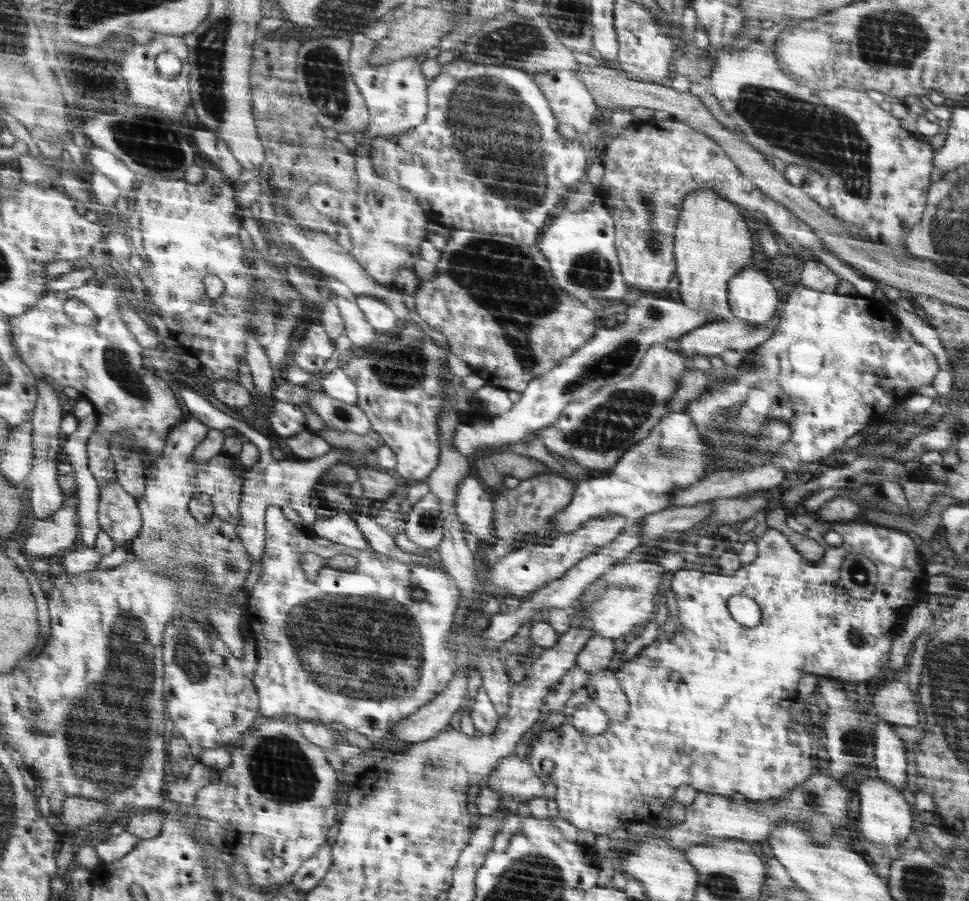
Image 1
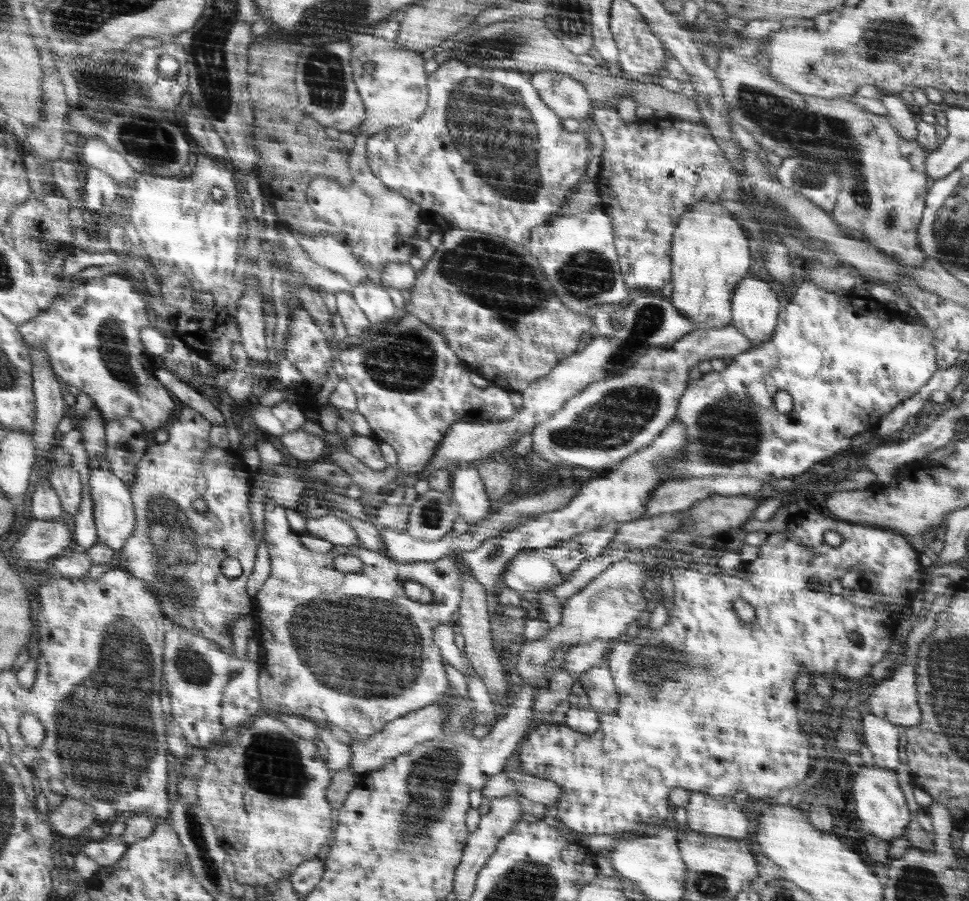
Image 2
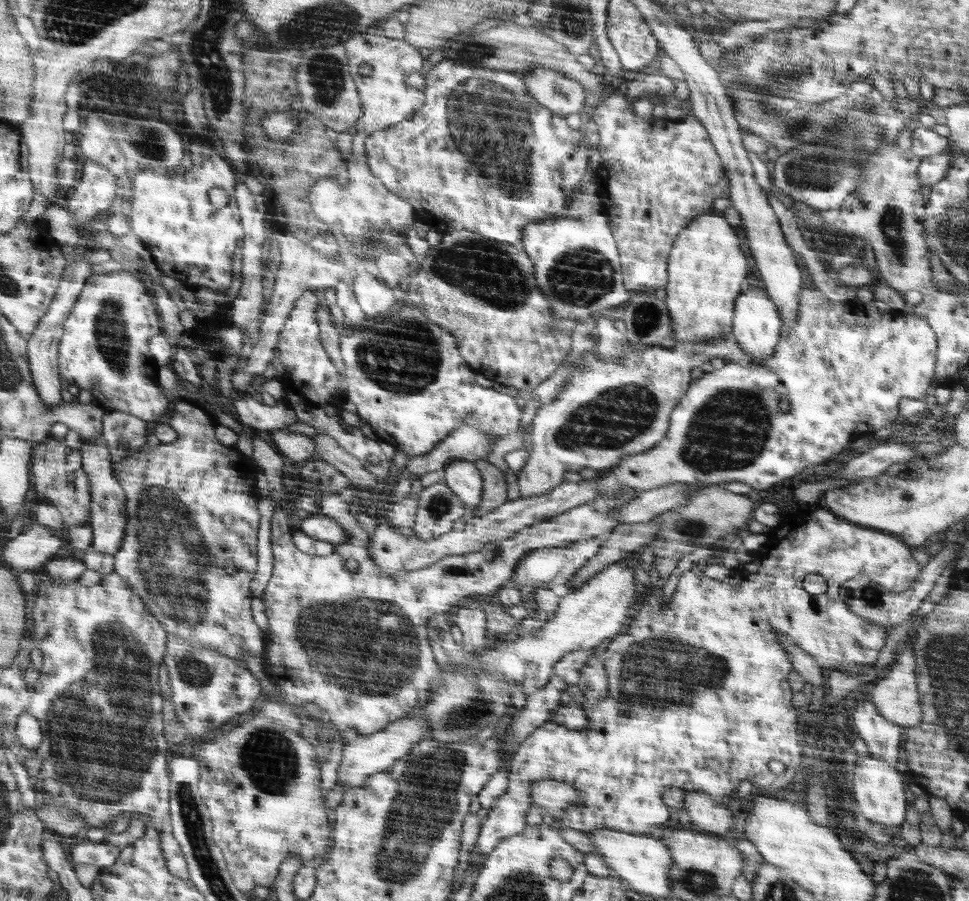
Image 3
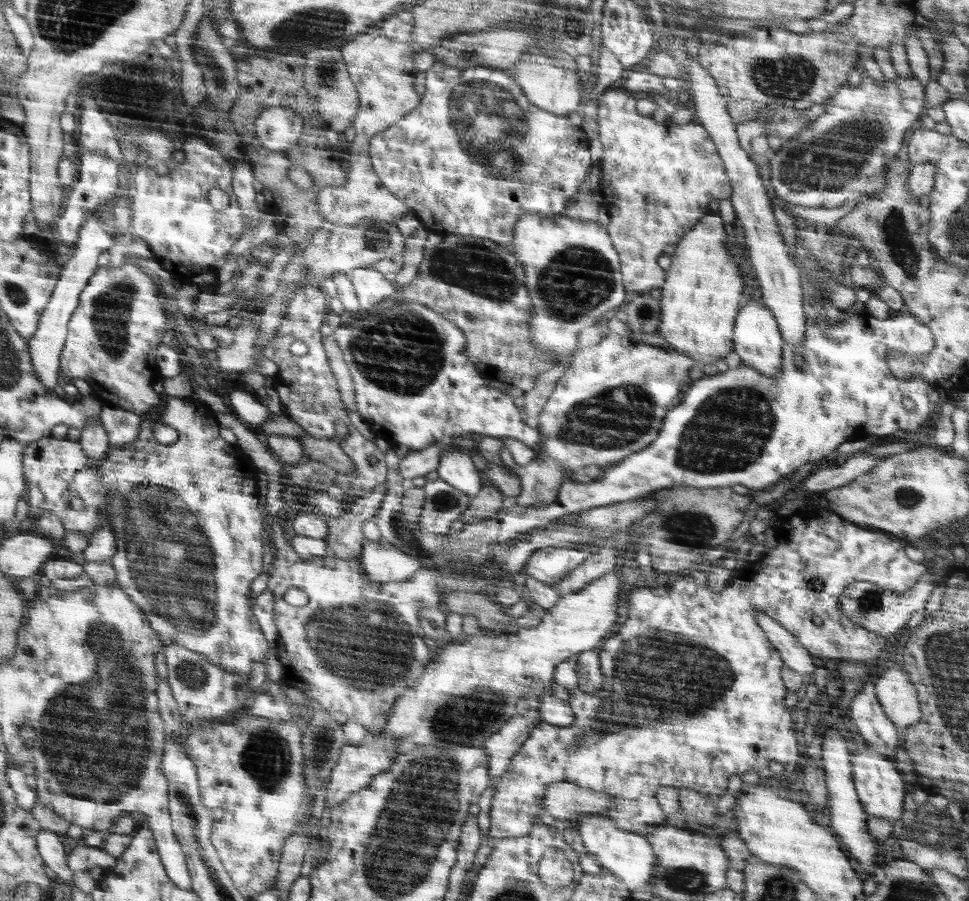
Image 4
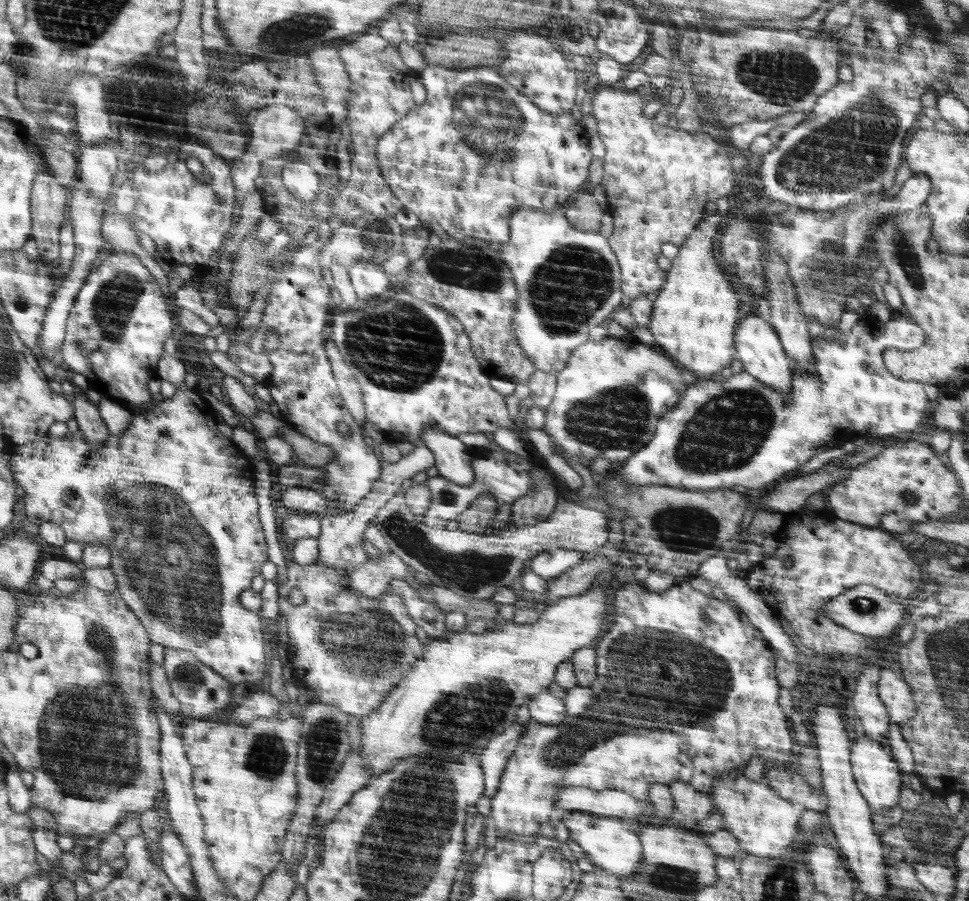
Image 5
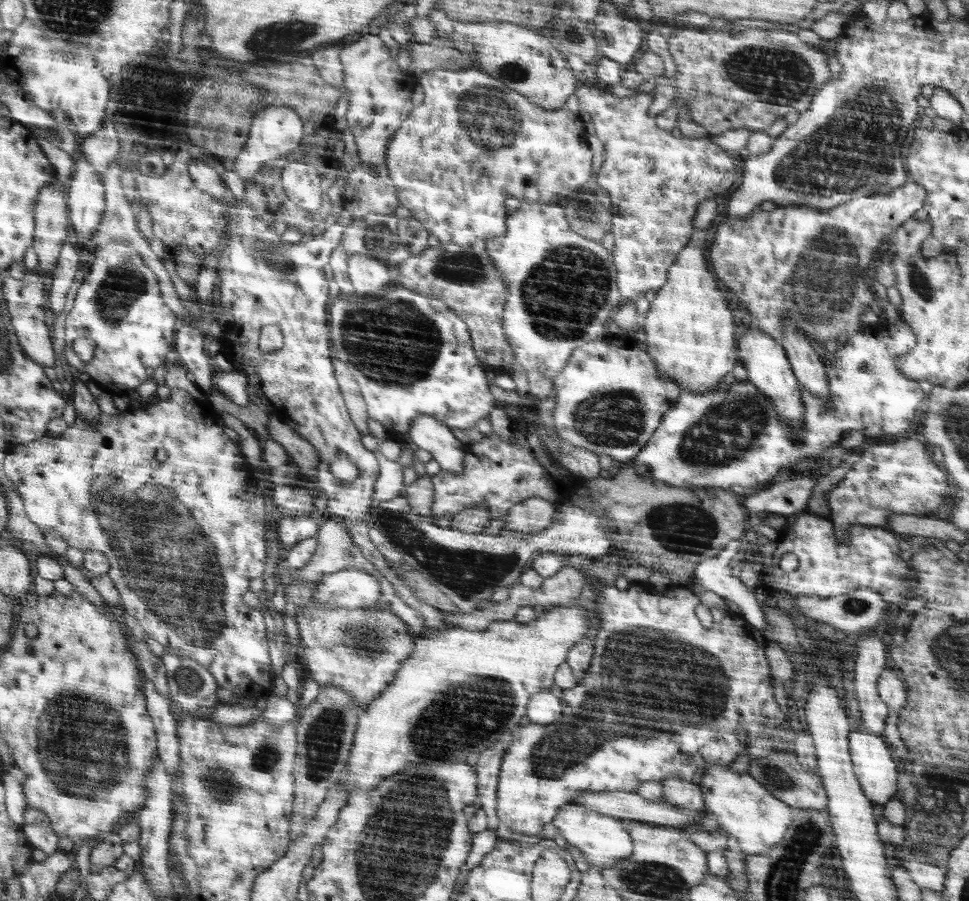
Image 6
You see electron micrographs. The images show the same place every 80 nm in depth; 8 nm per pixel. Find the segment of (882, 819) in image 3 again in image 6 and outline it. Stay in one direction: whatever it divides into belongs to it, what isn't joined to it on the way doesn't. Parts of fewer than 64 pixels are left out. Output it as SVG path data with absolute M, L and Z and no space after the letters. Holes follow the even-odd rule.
M856 724L856 728L851 732L851 753L856 778L867 797L871 798L872 802L886 804L896 792L896 760L892 760L882 736L876 736L876 733L871 733L862 724Z

